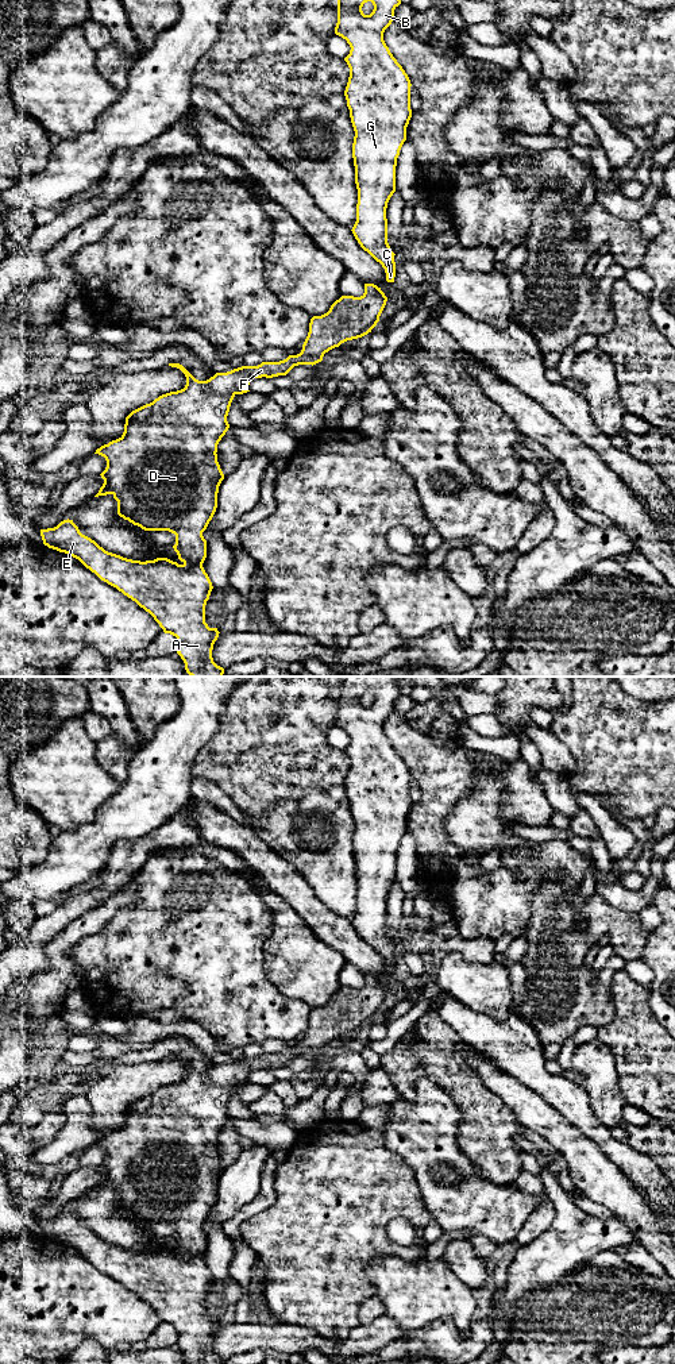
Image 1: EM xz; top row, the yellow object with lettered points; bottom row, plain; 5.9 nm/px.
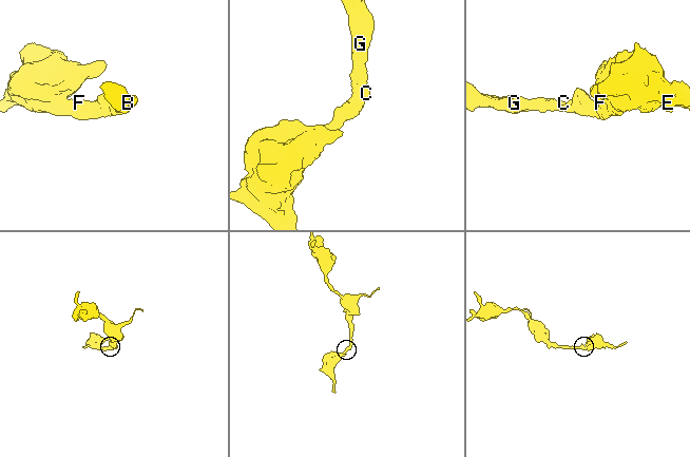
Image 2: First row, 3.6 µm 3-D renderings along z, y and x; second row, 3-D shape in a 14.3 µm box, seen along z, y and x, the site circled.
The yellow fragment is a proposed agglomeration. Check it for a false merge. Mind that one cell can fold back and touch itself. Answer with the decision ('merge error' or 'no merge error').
no merge error

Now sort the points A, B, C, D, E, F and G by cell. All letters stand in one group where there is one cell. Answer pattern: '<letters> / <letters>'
A B C D E F G

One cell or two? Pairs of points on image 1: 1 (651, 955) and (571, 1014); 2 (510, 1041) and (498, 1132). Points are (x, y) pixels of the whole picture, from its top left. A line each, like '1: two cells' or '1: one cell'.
1: two cells
2: two cells

